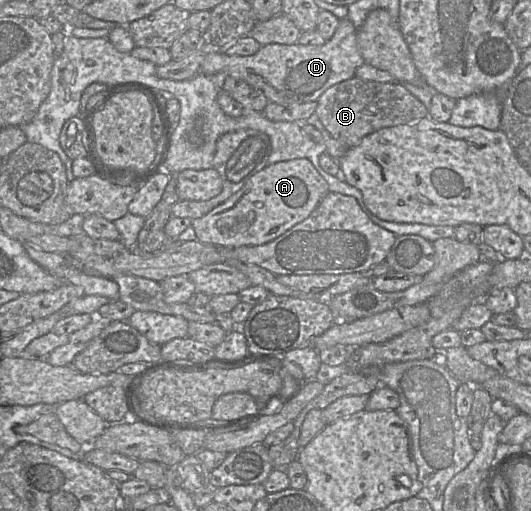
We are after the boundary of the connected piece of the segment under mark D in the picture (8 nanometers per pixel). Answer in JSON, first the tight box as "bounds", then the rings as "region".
{"bounds":[199,17,365,106],"region":[[[347,17],[339,19],[338,27],[333,37],[322,45],[292,45],[271,43],[261,48],[250,56],[230,56],[223,51],[208,51],[200,67],[199,73],[212,76],[225,74],[244,80],[260,88],[269,102],[287,106],[297,103],[317,102],[319,97],[331,86],[355,76],[356,69],[365,62],[358,49],[356,28]]]}

